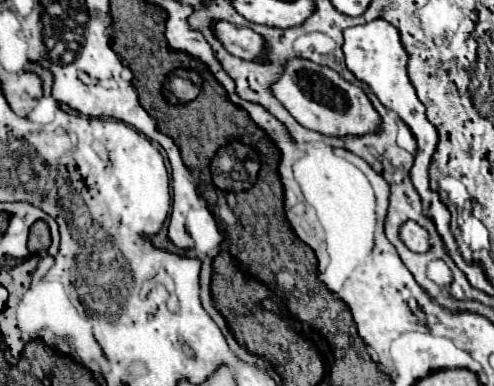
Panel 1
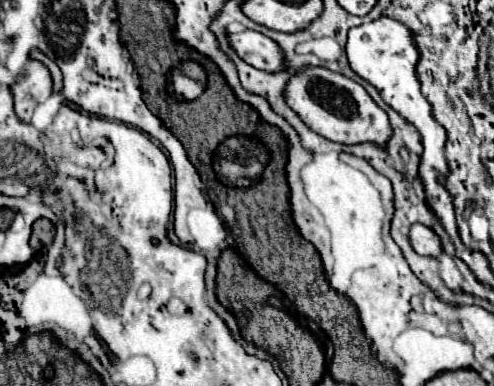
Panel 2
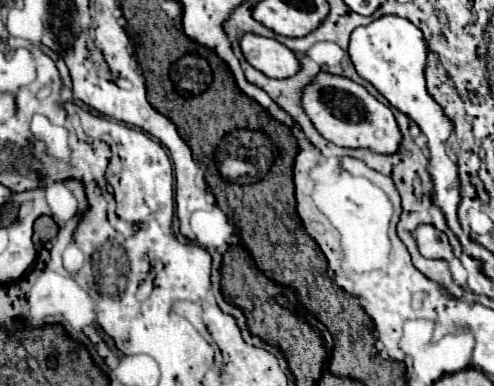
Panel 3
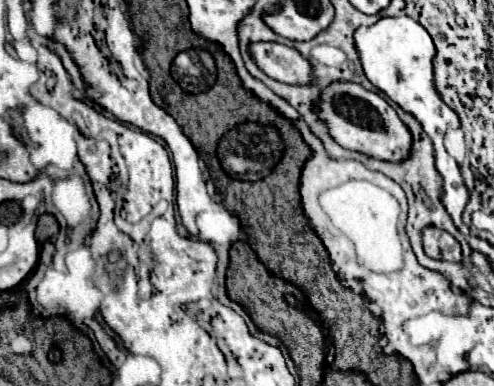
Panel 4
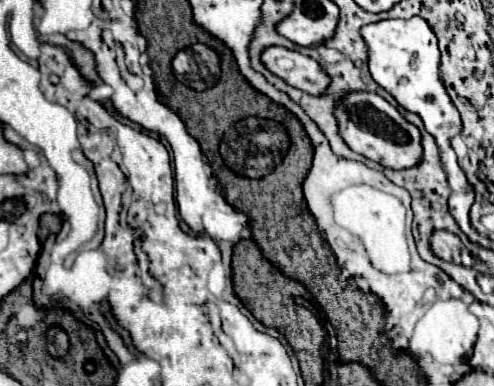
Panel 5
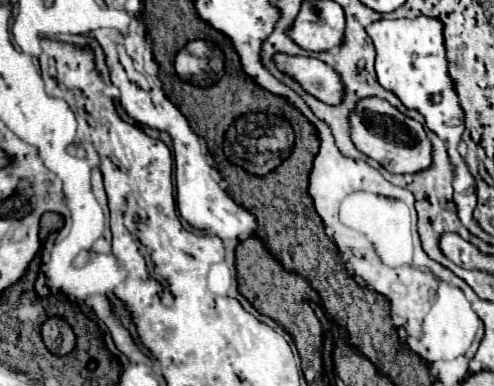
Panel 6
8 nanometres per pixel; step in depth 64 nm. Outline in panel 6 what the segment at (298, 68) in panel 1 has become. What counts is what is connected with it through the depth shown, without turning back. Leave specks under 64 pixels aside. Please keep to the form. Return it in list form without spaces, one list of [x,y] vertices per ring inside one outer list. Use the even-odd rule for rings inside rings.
[[[368,96],[356,104],[350,120],[352,144],[366,154],[368,158],[382,164],[388,172],[394,174],[412,174],[430,166],[430,142],[424,132],[424,126],[406,114],[398,112],[388,100]]]

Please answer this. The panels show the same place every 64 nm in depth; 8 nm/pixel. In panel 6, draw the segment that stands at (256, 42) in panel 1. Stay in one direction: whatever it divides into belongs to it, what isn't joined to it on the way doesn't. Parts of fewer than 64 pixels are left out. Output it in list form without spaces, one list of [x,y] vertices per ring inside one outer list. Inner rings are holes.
[[[278,52],[274,56],[274,64],[280,72],[290,74],[292,80],[296,80],[314,98],[326,104],[338,104],[342,100],[342,80],[334,72],[334,68],[330,68],[322,60],[310,56],[284,56],[282,52]]]

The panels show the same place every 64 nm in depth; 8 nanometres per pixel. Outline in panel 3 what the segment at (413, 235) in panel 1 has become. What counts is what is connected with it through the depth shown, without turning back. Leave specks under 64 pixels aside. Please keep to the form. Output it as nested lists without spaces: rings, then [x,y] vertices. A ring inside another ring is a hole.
[[[422,224],[414,230],[416,234],[416,244],[418,244],[418,252],[424,256],[424,258],[442,258],[442,260],[448,260],[448,258],[454,258],[452,254],[452,248],[448,244],[448,238],[444,232],[436,230],[434,226],[430,224]]]

